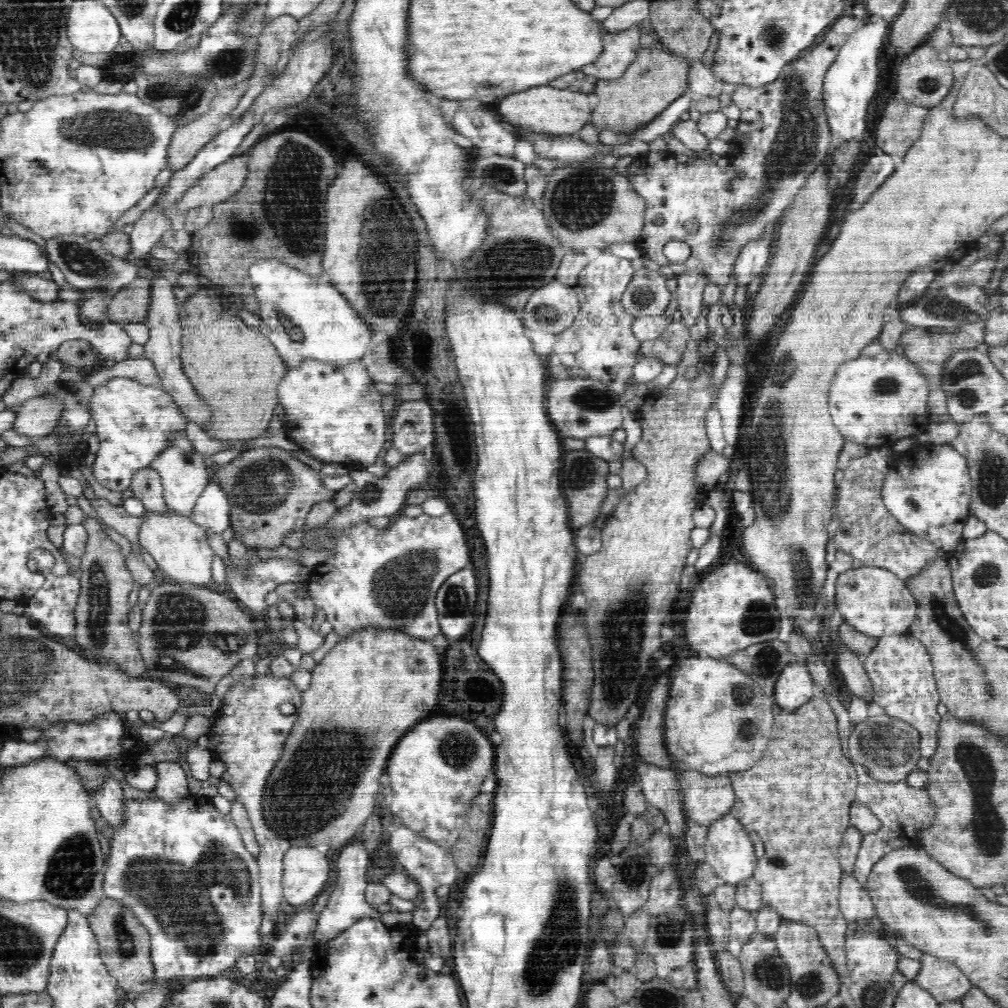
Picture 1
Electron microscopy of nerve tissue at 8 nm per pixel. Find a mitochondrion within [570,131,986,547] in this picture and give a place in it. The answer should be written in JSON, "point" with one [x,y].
{"point":[964,376]}

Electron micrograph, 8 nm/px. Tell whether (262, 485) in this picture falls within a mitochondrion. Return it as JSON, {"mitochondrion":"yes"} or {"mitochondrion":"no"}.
{"mitochondrion":"yes"}

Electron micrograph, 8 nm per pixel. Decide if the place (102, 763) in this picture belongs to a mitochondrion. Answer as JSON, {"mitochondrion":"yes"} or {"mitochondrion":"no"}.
{"mitochondrion":"no"}

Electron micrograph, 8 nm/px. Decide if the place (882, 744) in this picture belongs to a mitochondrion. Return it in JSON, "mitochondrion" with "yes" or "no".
{"mitochondrion":"yes"}

